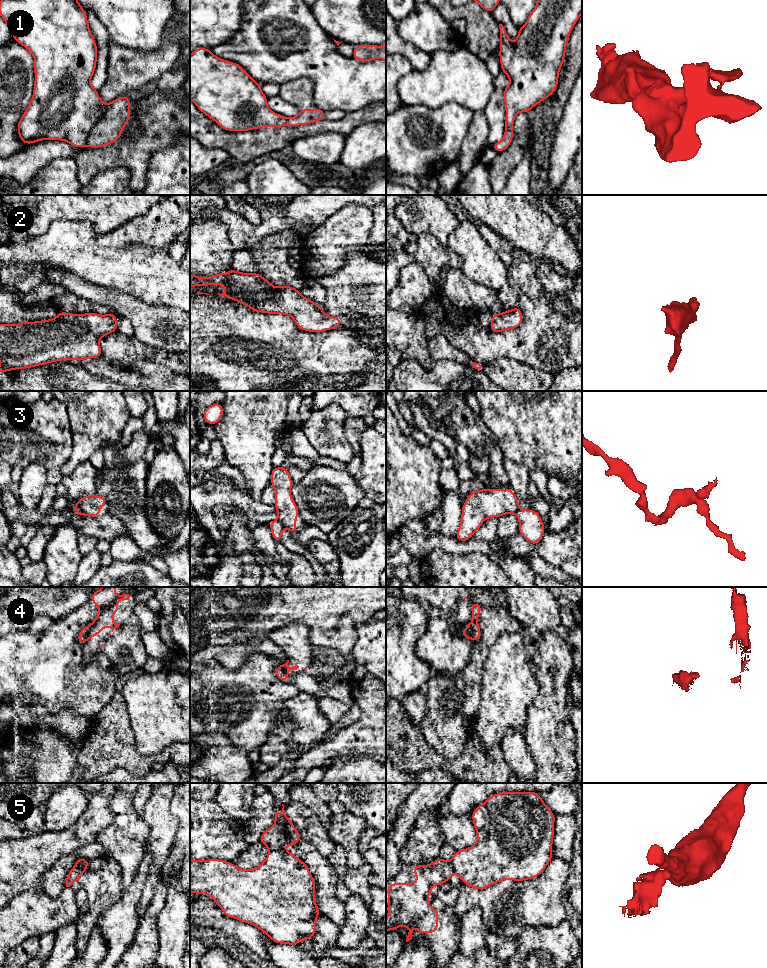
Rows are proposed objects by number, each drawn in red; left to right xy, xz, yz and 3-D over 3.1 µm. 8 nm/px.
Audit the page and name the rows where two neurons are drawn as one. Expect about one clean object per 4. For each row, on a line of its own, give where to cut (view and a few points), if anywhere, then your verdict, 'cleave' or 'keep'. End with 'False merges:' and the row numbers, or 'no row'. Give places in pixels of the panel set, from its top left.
1: cut xy (108, 104), (103, 116), (93, 126), (84, 144); cleave
2: cut none; keep
3: cut xy (76, 504), (85, 515); cleave
4: cut xy (91, 625), (86, 639); cleave
5: cut xz (281, 848), (270, 851); cleave
False merges: 1, 3, 4, 5

